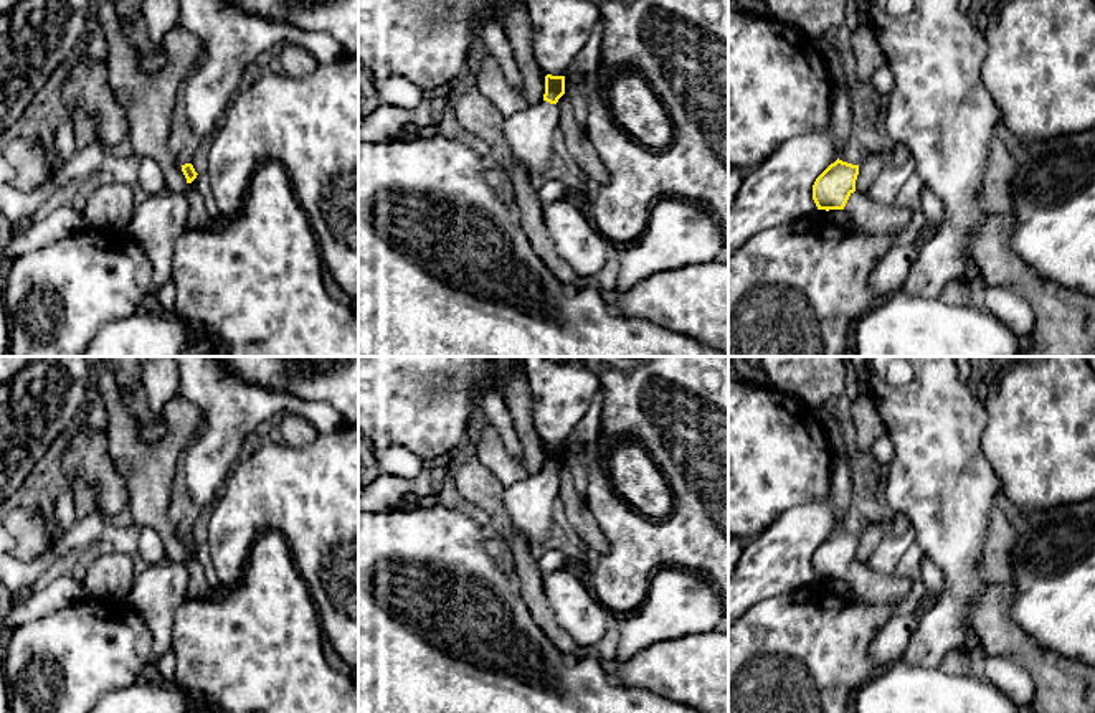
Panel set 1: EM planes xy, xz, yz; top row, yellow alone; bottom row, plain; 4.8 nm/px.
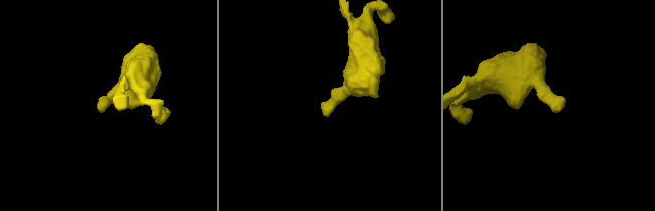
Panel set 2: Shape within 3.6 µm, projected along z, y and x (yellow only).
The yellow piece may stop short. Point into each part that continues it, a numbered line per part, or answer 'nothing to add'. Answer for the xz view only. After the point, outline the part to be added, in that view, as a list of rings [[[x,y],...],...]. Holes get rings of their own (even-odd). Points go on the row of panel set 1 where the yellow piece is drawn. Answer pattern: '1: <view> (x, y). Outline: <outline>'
1: xz (527, 132). Outline: [[[547,101],[527,104],[504,120],[502,134],[512,157],[530,175],[545,172],[552,160],[552,137],[558,129],[558,106]]]

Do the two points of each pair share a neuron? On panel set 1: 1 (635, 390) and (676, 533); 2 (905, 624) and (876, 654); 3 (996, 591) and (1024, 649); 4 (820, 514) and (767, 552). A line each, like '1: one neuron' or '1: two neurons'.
1: one neuron
2: one neuron
3: one neuron
4: one neuron

